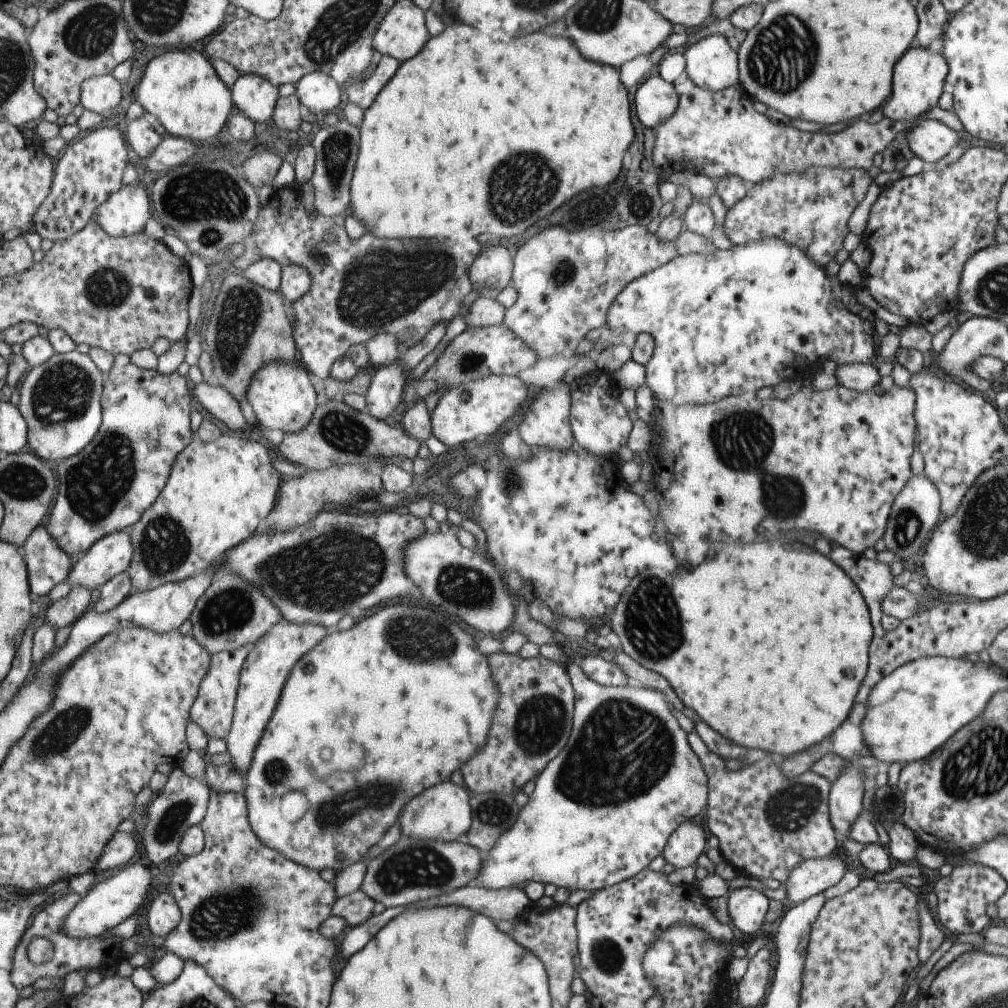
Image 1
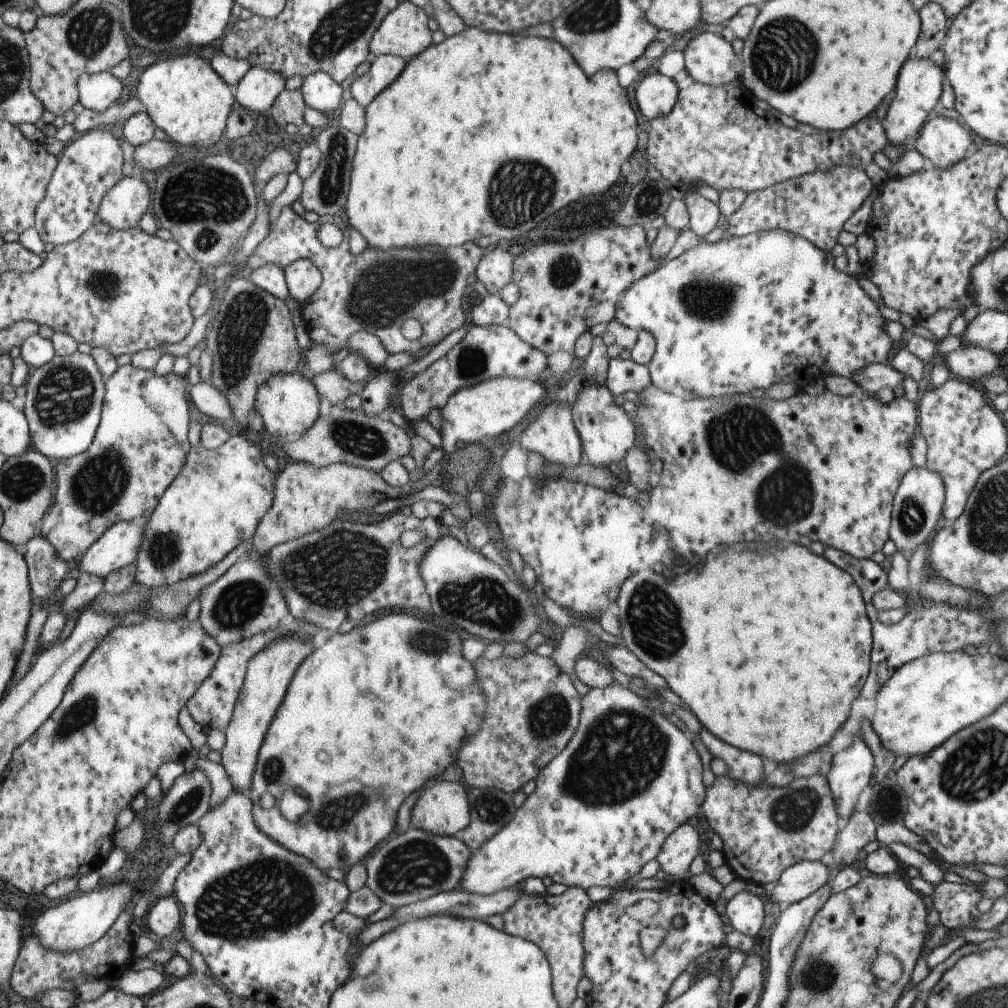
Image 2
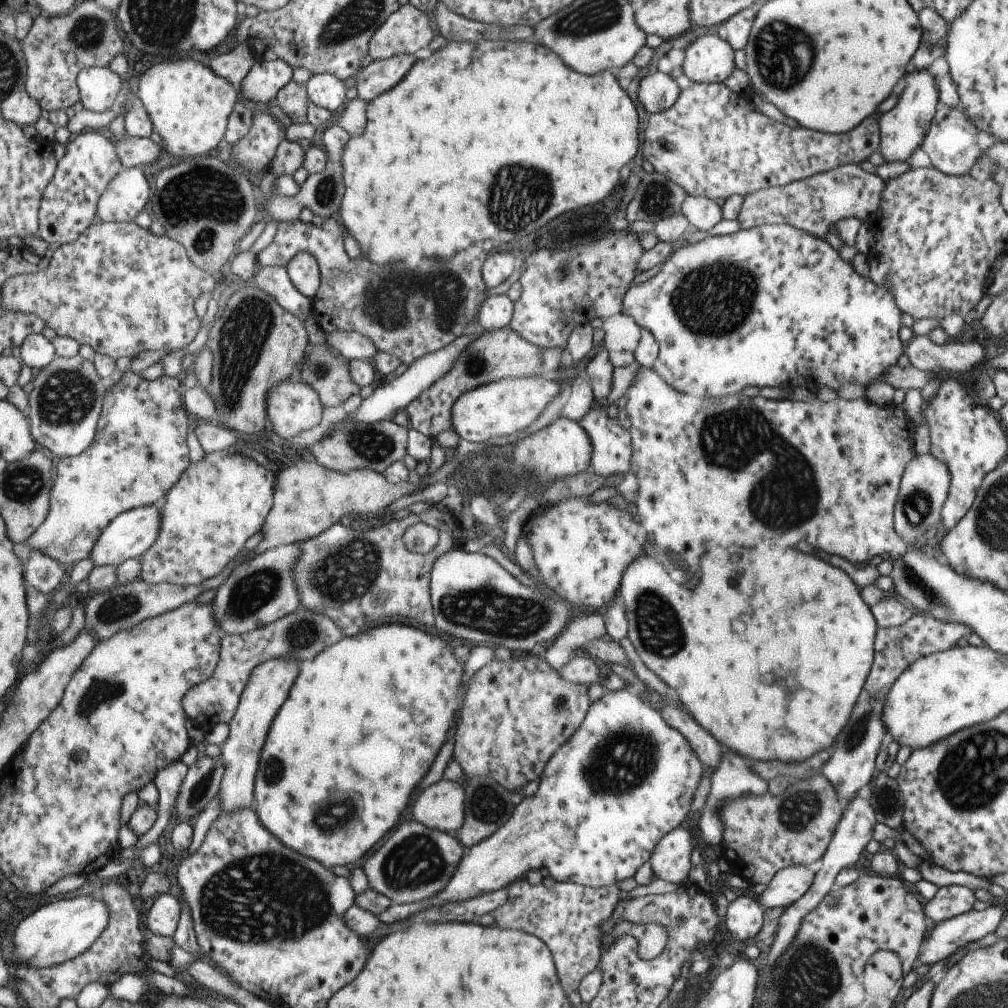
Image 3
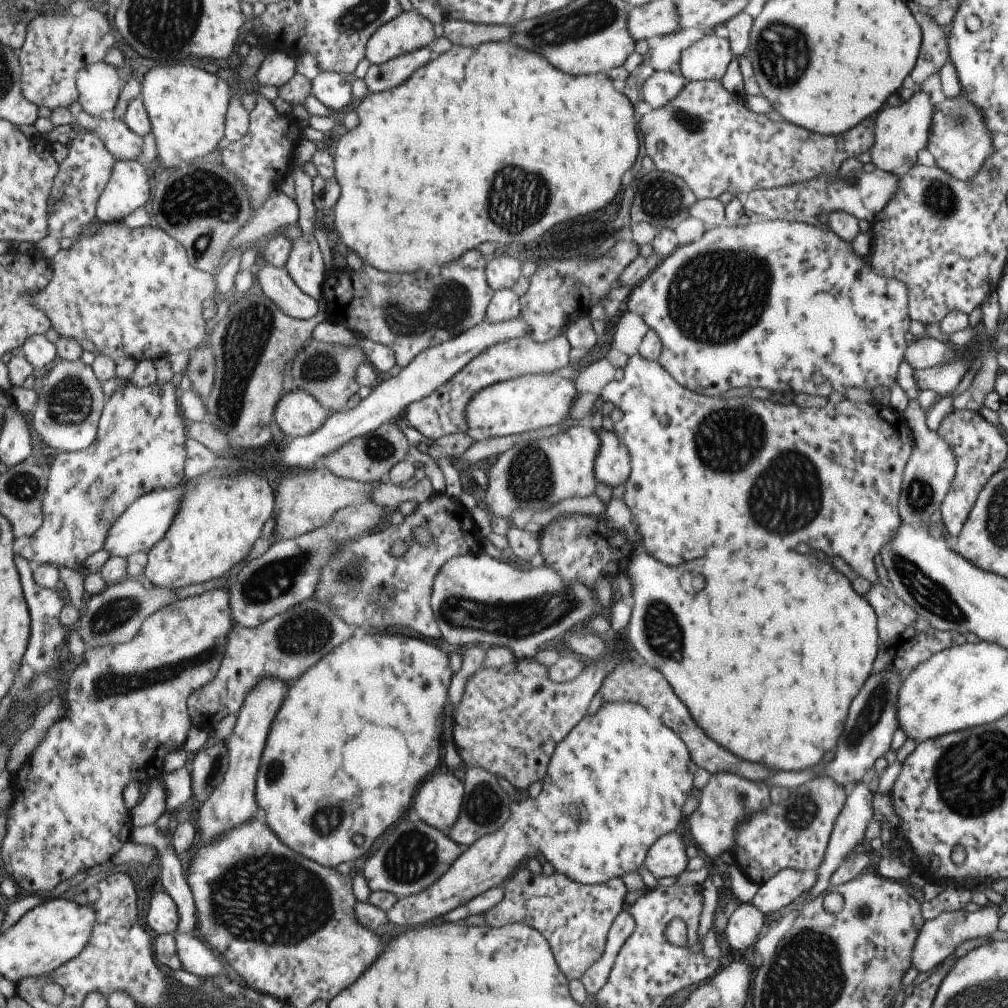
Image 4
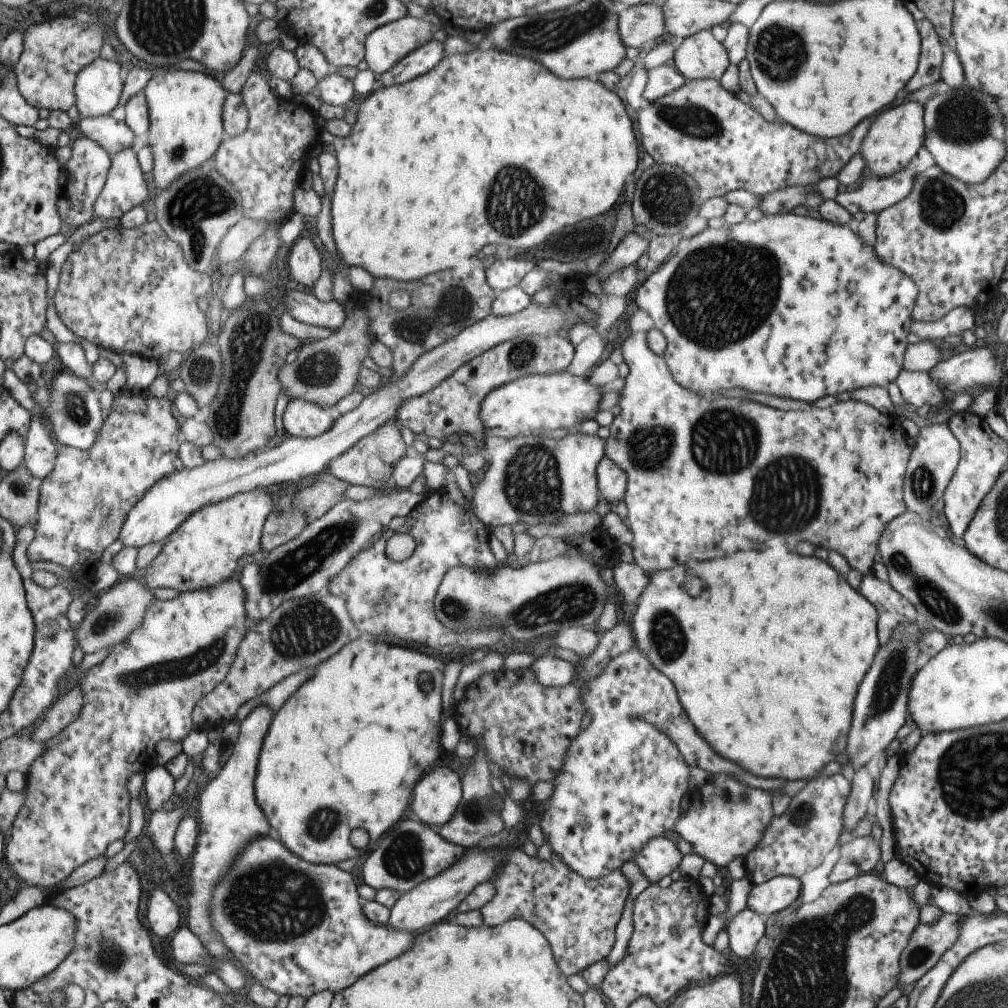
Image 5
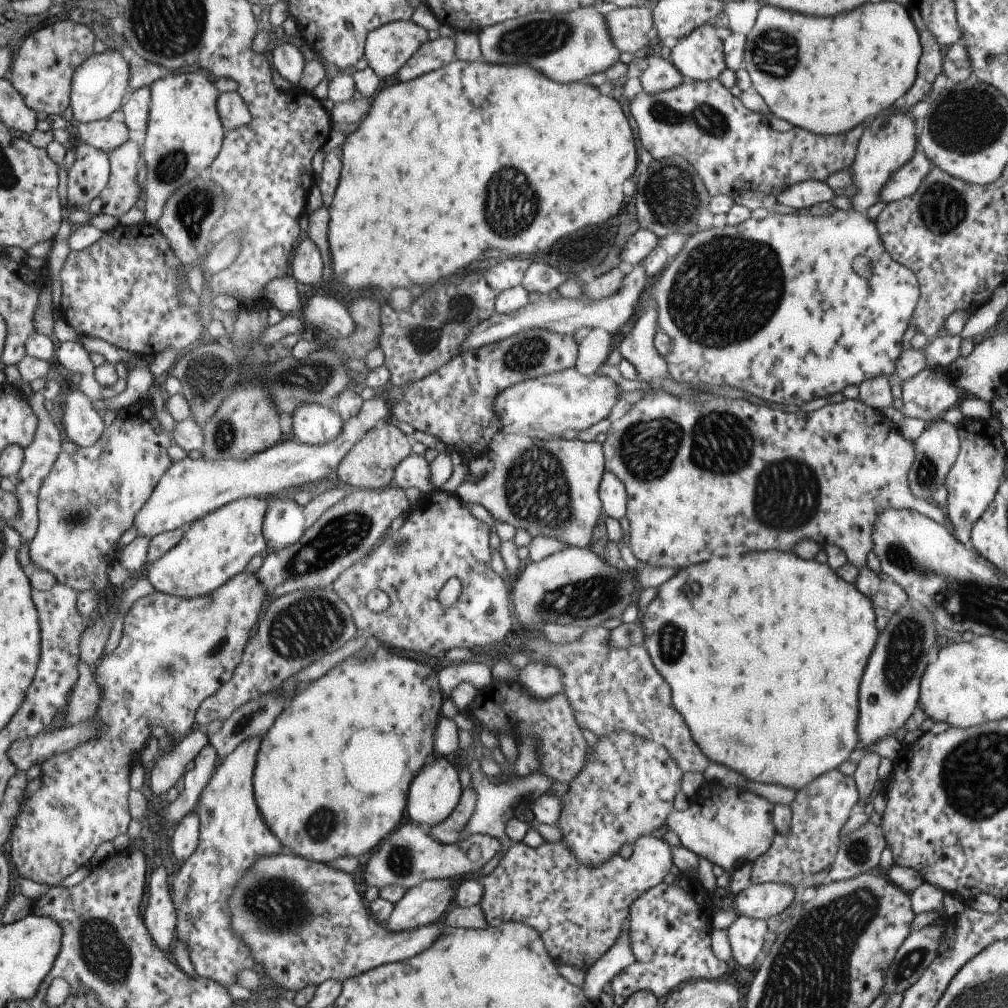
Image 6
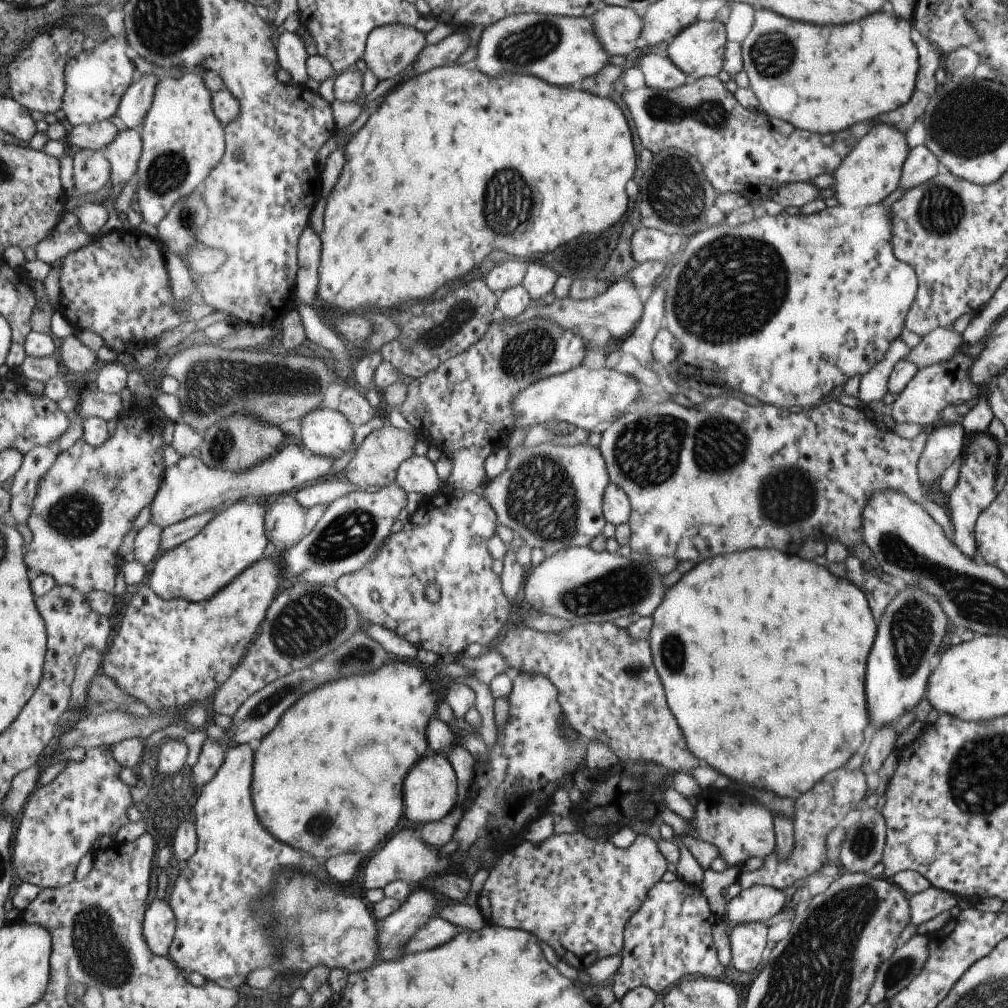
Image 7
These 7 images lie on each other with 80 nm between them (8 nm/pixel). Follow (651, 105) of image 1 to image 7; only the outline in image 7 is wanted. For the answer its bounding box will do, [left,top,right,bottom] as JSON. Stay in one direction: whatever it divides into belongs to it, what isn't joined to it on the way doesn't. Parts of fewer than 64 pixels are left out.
[639,52,687,91]

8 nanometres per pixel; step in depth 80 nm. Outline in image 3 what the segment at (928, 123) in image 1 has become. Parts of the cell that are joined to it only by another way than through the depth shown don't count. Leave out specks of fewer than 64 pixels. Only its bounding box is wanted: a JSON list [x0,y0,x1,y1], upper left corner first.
[919,104,983,176]

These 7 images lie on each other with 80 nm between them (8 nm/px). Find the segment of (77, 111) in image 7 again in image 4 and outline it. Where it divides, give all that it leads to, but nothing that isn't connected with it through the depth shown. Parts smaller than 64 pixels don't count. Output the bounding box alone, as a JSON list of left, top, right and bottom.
[77,62,123,118]

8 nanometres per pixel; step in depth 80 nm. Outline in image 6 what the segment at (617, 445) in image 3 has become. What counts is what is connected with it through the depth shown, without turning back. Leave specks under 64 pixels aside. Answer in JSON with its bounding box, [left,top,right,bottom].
[598,469,627,520]

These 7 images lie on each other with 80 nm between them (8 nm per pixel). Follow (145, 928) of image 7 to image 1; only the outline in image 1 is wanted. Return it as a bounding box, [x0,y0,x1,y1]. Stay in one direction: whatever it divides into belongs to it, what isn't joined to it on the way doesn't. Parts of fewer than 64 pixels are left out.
[145,890,182,936]

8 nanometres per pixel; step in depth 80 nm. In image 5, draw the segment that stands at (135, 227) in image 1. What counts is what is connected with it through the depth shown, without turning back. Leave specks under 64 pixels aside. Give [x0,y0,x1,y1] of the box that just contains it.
[92,149,149,219]

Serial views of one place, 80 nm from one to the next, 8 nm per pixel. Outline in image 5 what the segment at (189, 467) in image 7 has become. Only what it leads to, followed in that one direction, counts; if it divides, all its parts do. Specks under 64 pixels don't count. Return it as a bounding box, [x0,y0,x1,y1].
[118,304,581,549]

